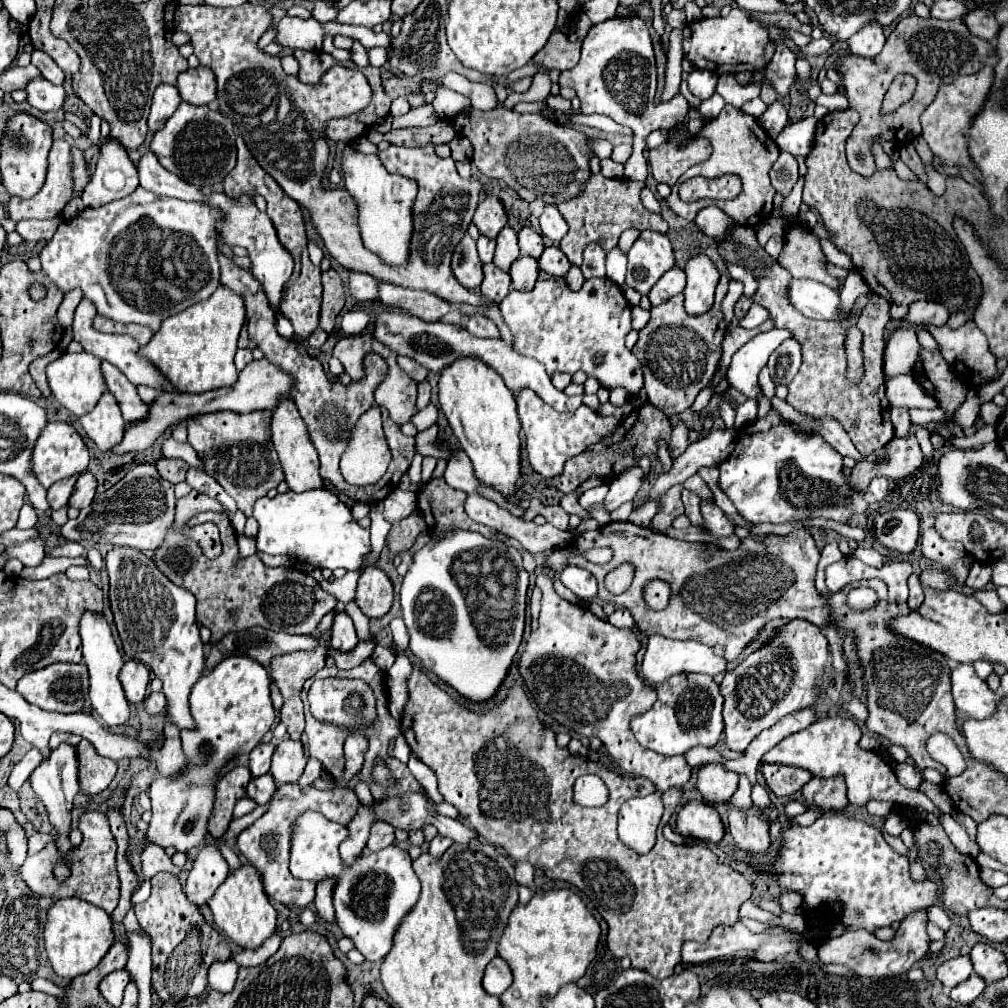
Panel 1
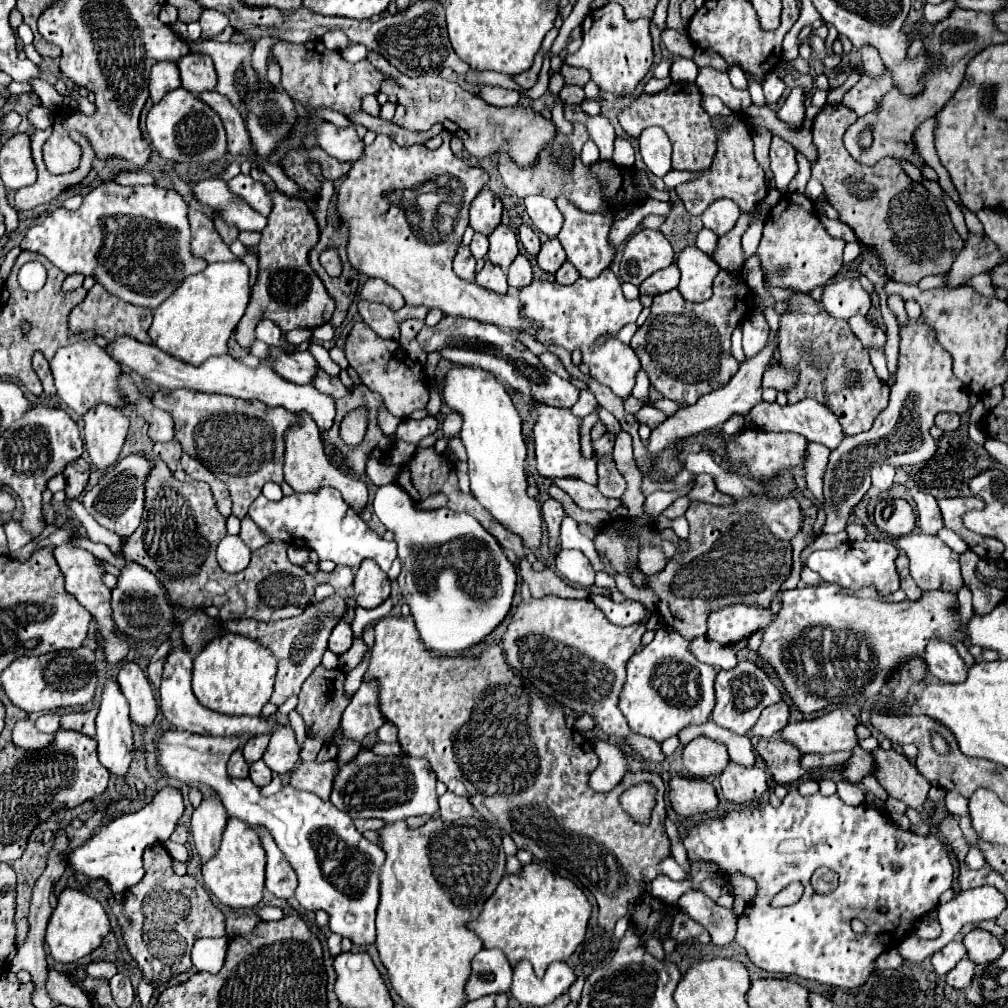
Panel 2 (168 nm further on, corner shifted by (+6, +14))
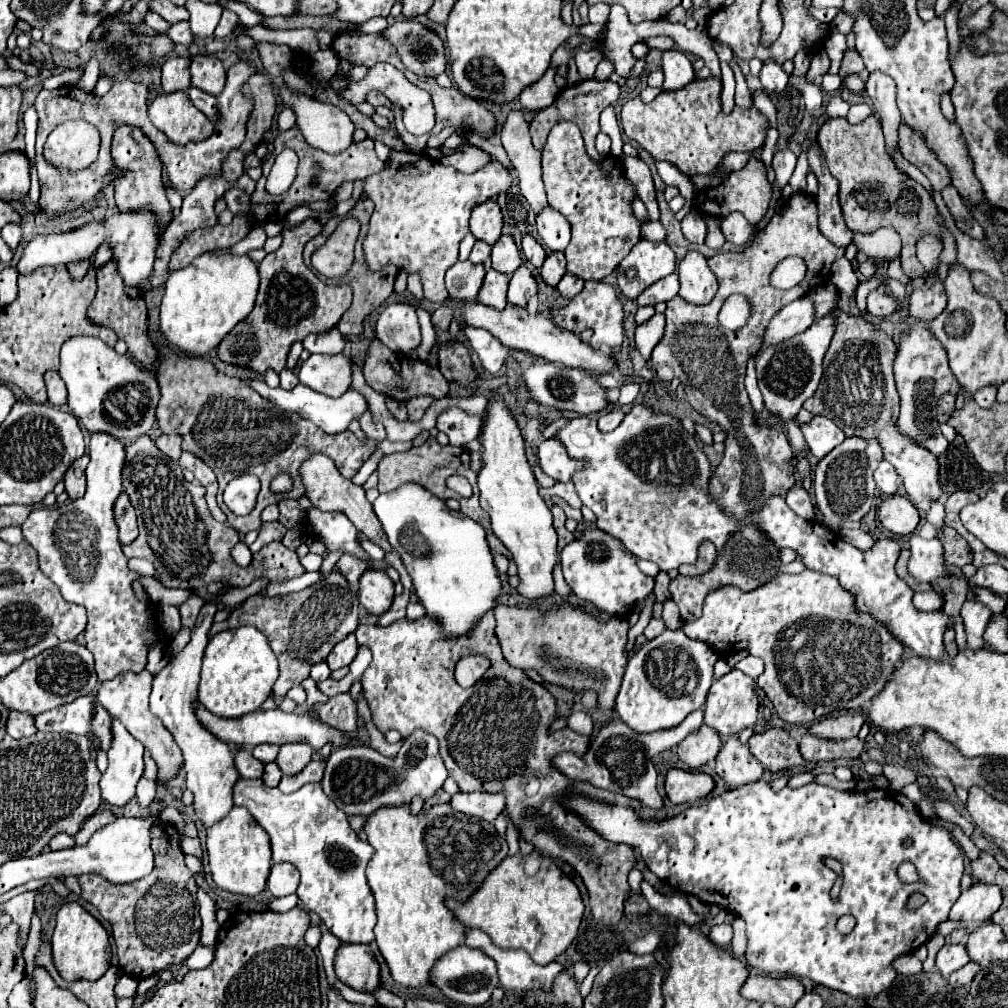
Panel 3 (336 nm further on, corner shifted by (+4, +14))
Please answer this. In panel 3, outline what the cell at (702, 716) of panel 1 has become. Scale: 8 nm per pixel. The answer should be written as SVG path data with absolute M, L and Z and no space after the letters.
M682 628L664 630L630 656L616 696L618 718L640 734L676 728L690 712L706 706L706 694L714 680L712 668L716 660L718 652L708 644L690 640Z

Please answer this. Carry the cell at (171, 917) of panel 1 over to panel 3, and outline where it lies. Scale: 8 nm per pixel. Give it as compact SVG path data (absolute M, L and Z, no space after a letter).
M160 822L152 830L152 850L156 856L154 870L130 884L110 884L96 874L78 876L82 898L92 902L104 920L110 922L118 948L120 968L136 978L148 978L170 966L182 964L200 944L200 914L196 900L196 882L184 864L178 830Z

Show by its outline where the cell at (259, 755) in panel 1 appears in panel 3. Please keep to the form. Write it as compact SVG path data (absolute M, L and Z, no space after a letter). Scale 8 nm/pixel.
M258 744L254 750L252 750L252 756L258 758L262 764L268 764L268 762L274 762L276 754L278 754L278 748L276 744Z

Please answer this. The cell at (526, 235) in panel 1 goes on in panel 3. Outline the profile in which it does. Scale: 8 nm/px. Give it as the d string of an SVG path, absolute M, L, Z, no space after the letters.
M526 234L526 236L522 238L522 250L524 250L524 256L526 256L536 268L542 266L544 258L546 258L546 250L544 250L542 244L538 244L530 234Z

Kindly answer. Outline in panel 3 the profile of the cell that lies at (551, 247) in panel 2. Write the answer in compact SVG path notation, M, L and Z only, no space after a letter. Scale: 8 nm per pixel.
M550 252L542 264L542 278L546 284L556 286L560 278L566 274L566 258L564 252Z

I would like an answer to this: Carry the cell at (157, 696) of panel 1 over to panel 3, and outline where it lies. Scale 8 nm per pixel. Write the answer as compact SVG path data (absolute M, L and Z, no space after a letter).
M332 572L310 588L296 594L286 594L284 598L266 598L262 594L248 598L244 604L230 612L228 620L212 624L210 638L220 630L240 626L256 626L262 634L266 634L270 648L280 662L280 678L274 684L274 698L284 698L292 686L302 684L302 680L310 676L312 664L324 662L330 650L340 640L344 640L346 634L356 630L358 618L358 596L350 592L348 582L342 578L342 574Z

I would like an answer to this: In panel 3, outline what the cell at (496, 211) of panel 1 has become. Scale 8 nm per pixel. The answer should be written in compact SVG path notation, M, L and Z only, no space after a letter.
M486 200L472 208L470 232L488 244L494 244L500 238L502 230L502 210L496 200Z

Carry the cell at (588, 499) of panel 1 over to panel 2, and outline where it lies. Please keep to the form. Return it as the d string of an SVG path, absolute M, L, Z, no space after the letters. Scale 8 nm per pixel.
M540 402L534 404L538 410L538 422L534 426L536 440L536 460L538 472L546 478L580 478L588 484L598 482L596 458L584 458L580 452L580 418L576 418L566 408L552 408Z

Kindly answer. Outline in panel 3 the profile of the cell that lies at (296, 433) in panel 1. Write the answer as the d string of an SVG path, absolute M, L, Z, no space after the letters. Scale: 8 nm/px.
M320 452L308 456L308 458L302 462L298 474L300 474L300 478L302 478L306 496L310 498L310 502L312 502L314 506L318 506L320 510L326 510L326 512L338 510L338 512L346 514L346 516L352 520L352 524L354 524L364 536L368 536L372 542L376 542L376 544L382 546L386 552L390 552L390 544L388 544L388 540L386 540L386 534L382 532L382 526L378 524L378 518L374 516L372 504L370 504L368 498L366 498L366 490L364 490L362 486L356 486L352 480L346 480L346 478L338 472L338 468L334 466L334 462L332 462L328 456L324 456L324 454L320 454Z

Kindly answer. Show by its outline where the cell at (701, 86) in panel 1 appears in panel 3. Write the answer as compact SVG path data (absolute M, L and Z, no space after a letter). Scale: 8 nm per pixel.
M666 50L662 54L662 70L664 70L664 90L684 88L694 80L694 68L688 56L680 50Z

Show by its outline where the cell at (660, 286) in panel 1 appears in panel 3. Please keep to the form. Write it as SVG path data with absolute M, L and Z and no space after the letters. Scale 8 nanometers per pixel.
M674 272L674 274L666 276L666 278L662 278L662 280L658 280L654 286L646 288L636 298L636 302L638 302L638 306L648 306L648 304L654 306L658 302L668 302L678 294L678 288L680 288L680 282L678 282L678 274Z

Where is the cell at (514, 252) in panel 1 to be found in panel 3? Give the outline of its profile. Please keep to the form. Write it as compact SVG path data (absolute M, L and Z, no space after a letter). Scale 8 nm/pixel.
M502 234L498 238L498 242L492 246L490 260L492 260L492 268L494 270L498 270L498 272L502 272L506 276L512 276L512 272L522 264L520 252L518 252L512 236Z

